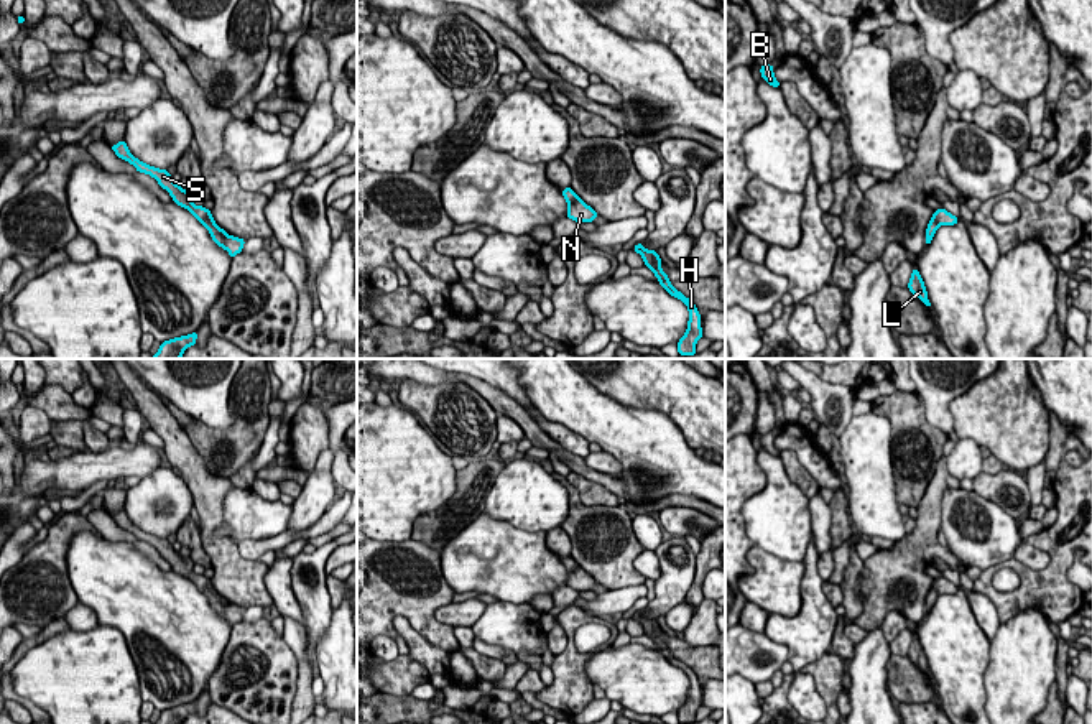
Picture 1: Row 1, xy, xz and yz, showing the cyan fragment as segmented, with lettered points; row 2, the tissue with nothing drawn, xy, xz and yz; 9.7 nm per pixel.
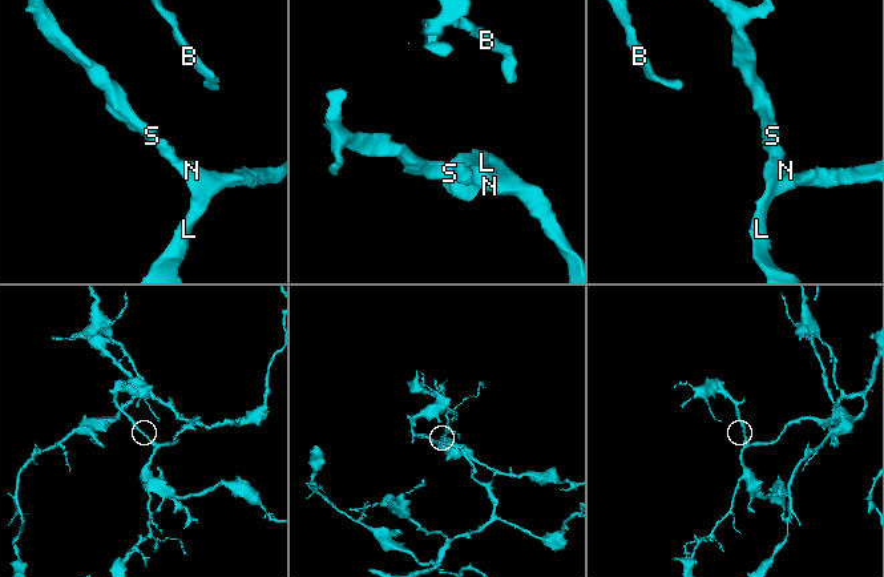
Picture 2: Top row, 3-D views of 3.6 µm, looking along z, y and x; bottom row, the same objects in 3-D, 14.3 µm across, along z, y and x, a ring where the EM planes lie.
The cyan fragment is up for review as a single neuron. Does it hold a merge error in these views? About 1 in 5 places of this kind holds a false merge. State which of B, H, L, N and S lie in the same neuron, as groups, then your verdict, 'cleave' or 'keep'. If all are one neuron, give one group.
B H L N S | keep

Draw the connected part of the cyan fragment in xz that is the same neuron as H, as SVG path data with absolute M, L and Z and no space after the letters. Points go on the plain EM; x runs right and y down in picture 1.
M641 610L633 615L636 622L640 622L645 629L645 635L648 635L655 645L658 647L659 653L674 666L681 668L687 678L689 678L689 689L686 703L678 711L678 721L679 724L694 724L696 722L696 711L702 706L702 696L701 696L701 683L696 676L696 673L686 666L681 660L678 660L668 643L661 638L661 627L656 622L656 619L646 619Z

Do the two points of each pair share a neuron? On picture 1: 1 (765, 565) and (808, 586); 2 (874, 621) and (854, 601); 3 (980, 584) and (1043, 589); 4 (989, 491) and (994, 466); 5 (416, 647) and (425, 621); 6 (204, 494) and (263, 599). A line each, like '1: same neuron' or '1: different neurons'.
1: different neurons
2: different neurons
3: same neuron
4: different neurons
5: different neurons
6: same neuron

